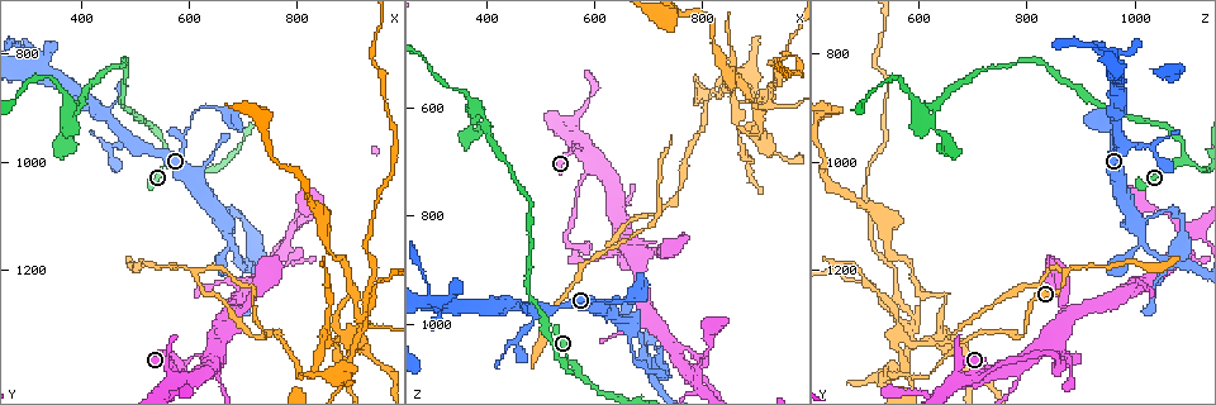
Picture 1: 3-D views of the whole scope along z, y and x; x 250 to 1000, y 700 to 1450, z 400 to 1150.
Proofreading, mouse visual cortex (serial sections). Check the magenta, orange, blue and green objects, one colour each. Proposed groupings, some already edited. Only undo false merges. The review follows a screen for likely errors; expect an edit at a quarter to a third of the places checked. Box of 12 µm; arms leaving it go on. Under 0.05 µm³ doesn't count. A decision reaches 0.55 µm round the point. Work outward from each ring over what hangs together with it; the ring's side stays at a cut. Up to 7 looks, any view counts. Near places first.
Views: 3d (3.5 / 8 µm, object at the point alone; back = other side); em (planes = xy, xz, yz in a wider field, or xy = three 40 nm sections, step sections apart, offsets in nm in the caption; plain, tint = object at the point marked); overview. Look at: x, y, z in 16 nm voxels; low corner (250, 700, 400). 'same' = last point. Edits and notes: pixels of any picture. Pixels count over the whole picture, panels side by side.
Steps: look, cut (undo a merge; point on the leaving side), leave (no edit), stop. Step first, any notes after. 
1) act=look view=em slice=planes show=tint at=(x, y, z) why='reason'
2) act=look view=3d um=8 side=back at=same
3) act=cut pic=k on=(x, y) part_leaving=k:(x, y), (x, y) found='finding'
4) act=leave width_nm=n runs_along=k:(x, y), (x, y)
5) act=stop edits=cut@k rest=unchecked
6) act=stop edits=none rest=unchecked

act=look view=3d um=8 at=(610, 1200, 870) why='abrupt turn'

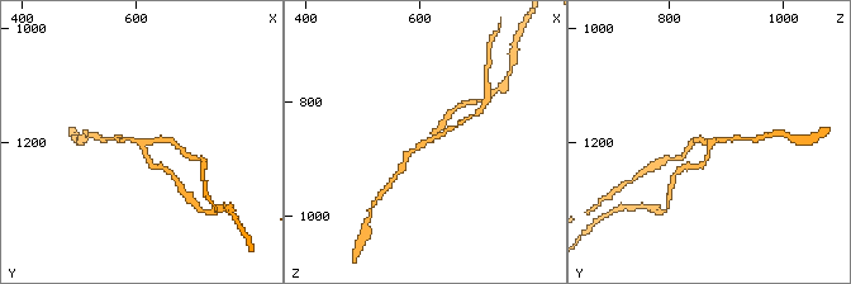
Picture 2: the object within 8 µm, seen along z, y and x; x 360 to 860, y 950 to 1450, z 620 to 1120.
act=look view=3d um=3.5 at=(610, 1200, 875)

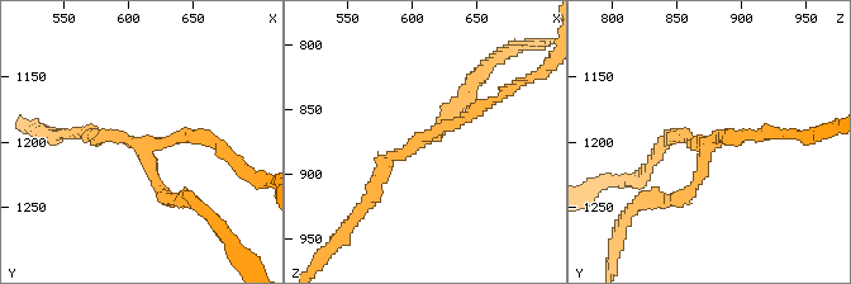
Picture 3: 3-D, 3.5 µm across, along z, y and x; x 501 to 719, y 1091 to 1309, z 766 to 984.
act=look view=em slice=xy step=1 show=tint at=(610, 1206, 870) arms=3 arm_widths_nm=150,200,200 why='need the tissue'

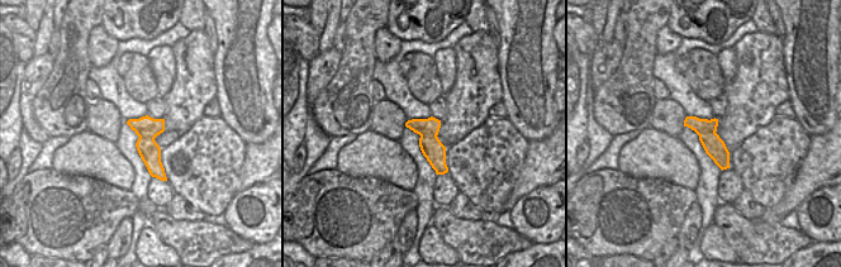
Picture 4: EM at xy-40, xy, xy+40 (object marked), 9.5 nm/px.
act=cut pic=3 on=(731, 140) part_leaving=3:(704, 148), (717, 137), (792, 133) found='two cells meet here'

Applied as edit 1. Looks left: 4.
act=look view=overview why='redraw'

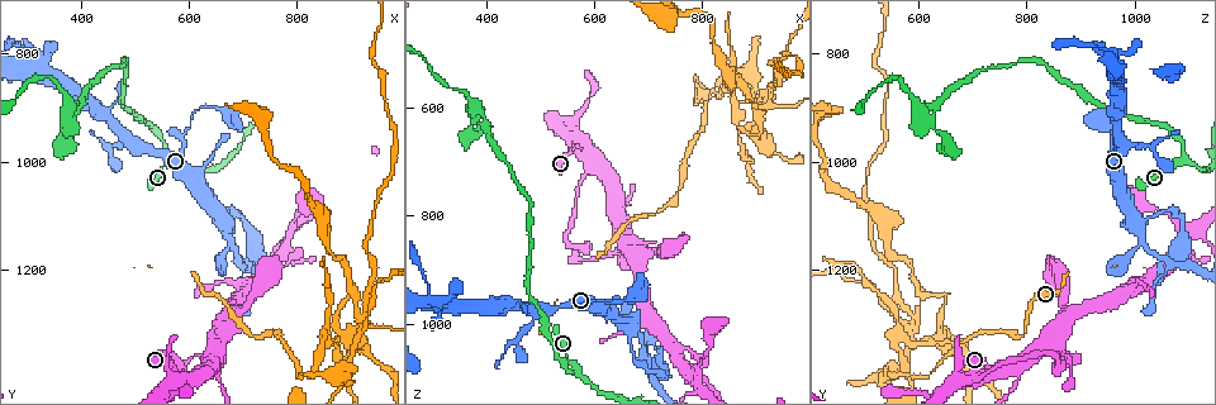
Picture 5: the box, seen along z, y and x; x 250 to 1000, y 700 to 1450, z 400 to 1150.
act=look view=3d um=8 at=(460, 965, 1030) why='sharp bend'

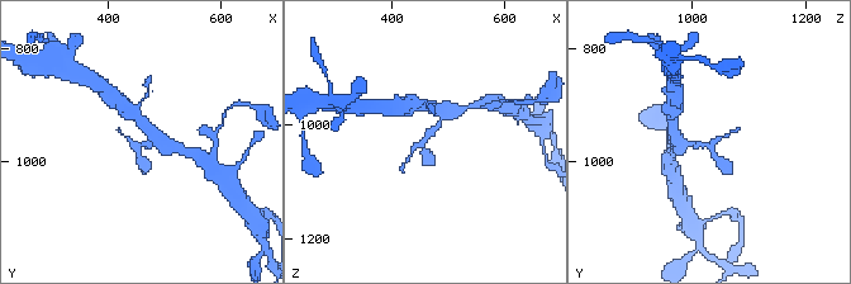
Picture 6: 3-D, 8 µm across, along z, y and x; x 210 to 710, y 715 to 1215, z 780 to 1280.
act=look view=3d um=3.5 at=(455, 970, 1030)

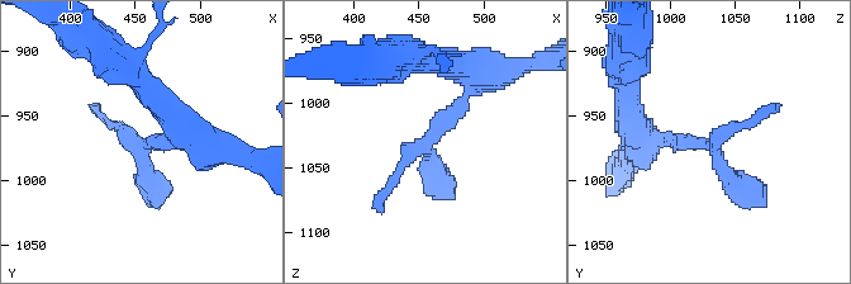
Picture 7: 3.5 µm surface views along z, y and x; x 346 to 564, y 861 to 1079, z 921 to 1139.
act=look view=em slice=xy step=2 show=tint at=(456, 974, 1030)

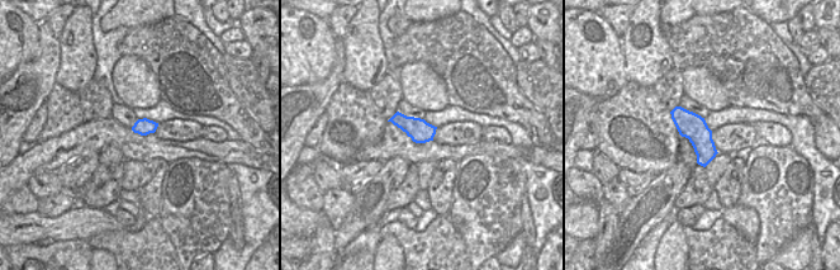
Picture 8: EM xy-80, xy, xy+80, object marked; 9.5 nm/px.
act=leave runs_along=7:(638, 140), (707, 143), (762, 202) found='continuous, no second cell'

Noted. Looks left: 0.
act=stop edits=cut@3 rest=unchecked

